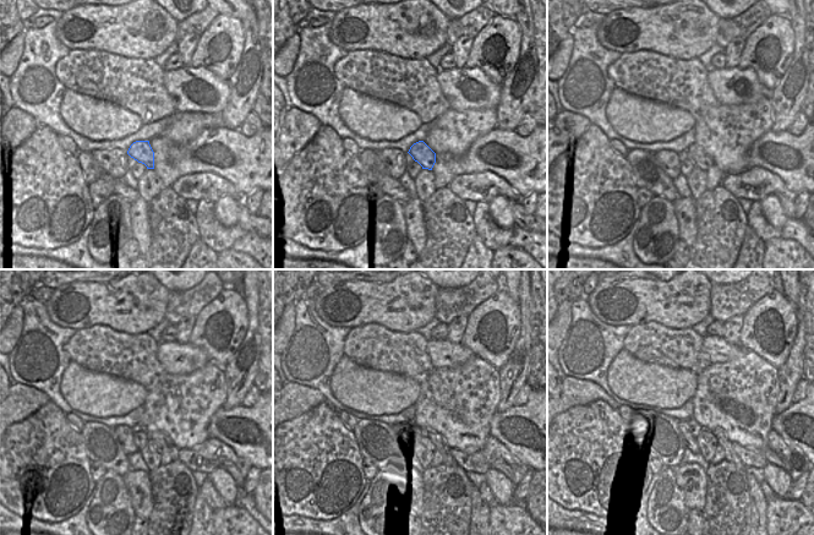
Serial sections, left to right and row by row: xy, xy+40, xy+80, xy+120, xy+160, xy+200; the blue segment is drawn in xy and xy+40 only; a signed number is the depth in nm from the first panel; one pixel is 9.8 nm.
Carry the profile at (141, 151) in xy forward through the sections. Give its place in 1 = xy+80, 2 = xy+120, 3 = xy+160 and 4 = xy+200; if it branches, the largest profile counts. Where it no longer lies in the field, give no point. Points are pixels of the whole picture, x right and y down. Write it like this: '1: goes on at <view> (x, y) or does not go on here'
1: goes on at xy+80 (694, 152)
2: goes on at xy+120 (159, 437)
3: goes on at xy+160 (436, 438)
4: goes on at xy+200 (730, 454)

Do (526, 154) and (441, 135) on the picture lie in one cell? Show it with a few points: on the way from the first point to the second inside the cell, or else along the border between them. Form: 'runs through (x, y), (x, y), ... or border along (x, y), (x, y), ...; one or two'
border along (496, 126), (479, 136), (460, 156), (444, 153); two

